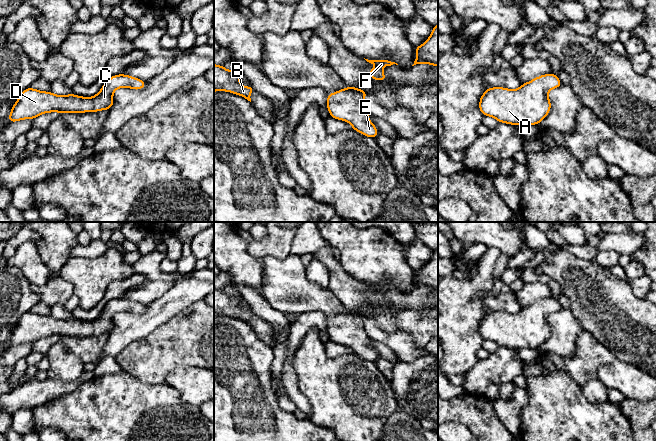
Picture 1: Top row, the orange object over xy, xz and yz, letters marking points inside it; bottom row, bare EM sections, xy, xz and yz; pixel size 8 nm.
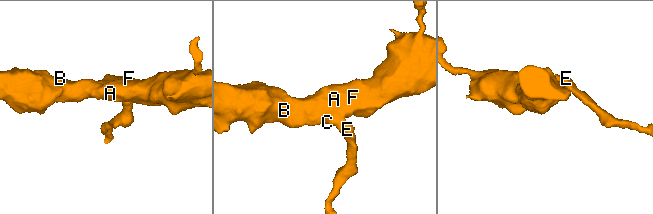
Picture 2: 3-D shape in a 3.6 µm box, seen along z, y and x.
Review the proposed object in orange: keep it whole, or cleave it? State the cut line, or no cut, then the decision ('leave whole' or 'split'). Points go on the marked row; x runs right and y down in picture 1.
no cut | leave whole

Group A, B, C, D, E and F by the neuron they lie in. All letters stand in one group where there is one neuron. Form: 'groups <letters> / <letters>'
groups A B C D E F

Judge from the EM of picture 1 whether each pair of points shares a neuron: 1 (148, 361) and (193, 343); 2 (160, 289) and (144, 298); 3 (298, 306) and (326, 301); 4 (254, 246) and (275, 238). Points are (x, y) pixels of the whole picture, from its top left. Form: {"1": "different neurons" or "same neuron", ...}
{"1": "same neuron", "2": "same neuron", "3": "same neuron", "4": "same neuron"}

